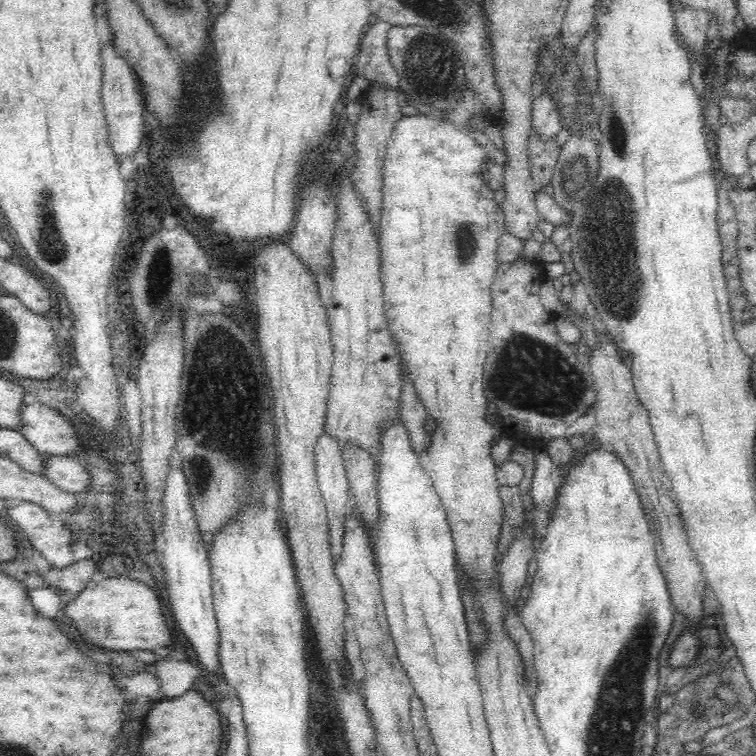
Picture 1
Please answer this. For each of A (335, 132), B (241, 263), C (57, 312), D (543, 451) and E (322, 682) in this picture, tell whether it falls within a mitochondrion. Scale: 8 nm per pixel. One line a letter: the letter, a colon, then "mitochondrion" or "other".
A: other
B: other
C: other
D: other
E: other

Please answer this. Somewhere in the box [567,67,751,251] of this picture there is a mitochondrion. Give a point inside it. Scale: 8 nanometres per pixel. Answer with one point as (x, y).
(616, 138)

